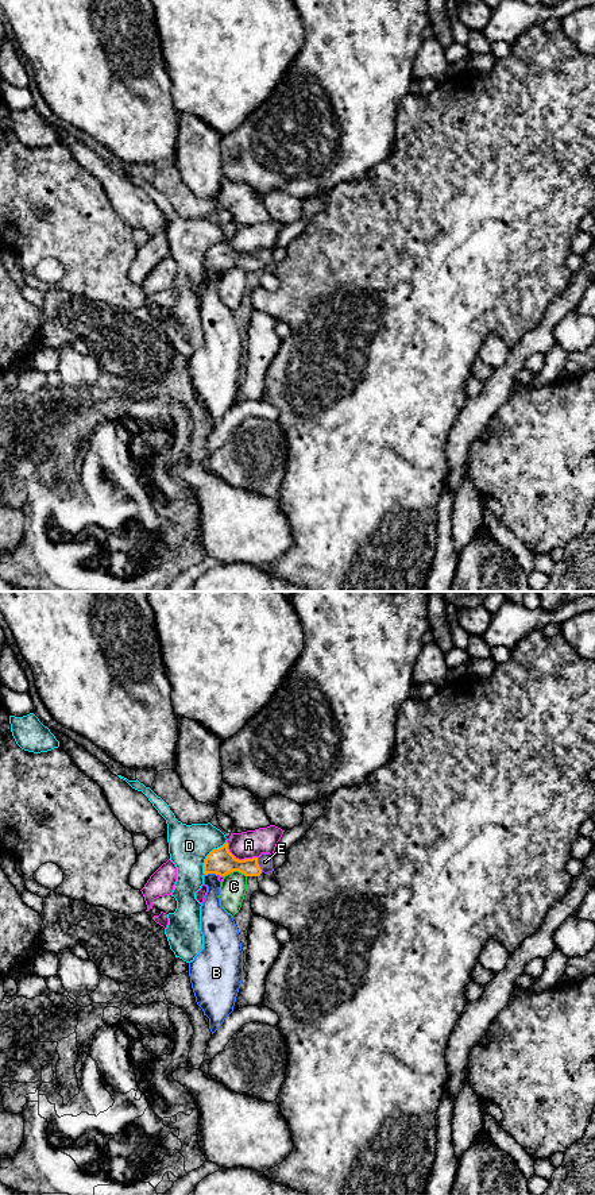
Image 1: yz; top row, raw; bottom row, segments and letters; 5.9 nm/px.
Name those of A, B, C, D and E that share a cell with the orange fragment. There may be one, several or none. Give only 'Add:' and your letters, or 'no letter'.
Add: E

